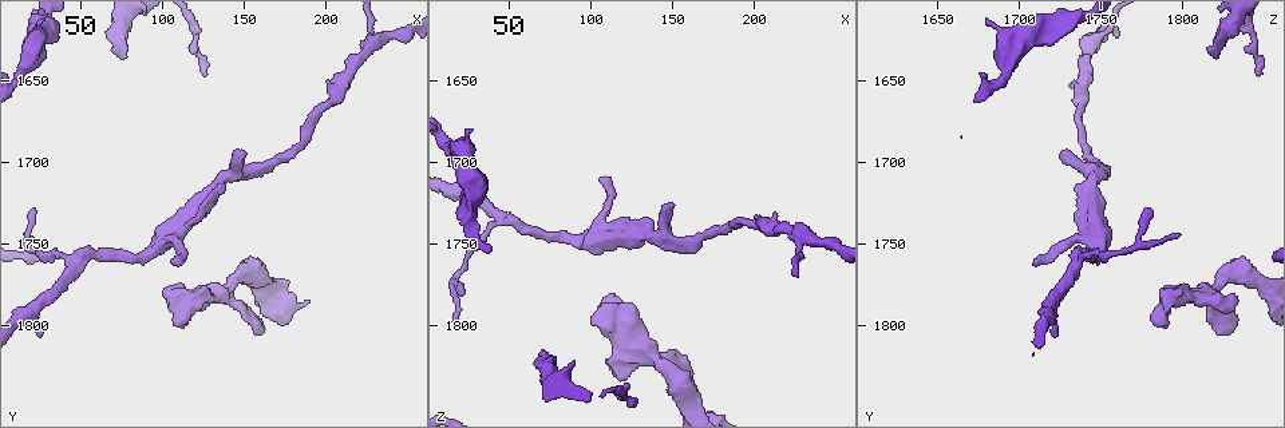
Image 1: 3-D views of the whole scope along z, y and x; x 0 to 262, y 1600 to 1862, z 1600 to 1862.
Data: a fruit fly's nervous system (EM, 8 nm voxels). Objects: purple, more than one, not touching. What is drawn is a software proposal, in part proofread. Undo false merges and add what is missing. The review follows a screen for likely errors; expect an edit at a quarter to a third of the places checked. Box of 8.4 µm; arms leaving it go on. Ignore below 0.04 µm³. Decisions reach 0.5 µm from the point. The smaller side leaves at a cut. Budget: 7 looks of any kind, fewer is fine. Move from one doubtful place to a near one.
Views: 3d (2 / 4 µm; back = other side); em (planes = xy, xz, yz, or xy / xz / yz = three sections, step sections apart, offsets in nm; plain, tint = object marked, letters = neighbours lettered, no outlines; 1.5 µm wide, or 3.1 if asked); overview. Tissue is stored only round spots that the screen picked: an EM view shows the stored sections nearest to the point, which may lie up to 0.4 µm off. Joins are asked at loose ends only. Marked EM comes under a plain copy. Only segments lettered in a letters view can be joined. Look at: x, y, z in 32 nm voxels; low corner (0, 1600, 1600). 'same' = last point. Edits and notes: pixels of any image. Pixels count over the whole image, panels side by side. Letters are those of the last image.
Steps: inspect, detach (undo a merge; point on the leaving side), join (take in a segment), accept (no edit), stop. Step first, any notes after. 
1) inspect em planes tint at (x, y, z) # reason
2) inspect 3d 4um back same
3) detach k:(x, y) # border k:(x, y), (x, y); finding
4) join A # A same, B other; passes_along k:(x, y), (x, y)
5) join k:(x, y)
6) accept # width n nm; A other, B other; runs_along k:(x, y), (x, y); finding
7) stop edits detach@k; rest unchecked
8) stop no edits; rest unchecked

inspect 3d 4um at (162, 1806, 1830)

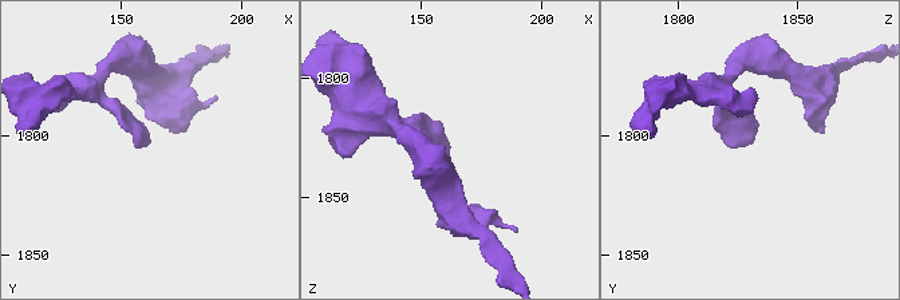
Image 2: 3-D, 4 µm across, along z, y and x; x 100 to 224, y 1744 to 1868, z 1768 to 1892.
inspect em xz step 8 tint at (160, 1805, 1828)

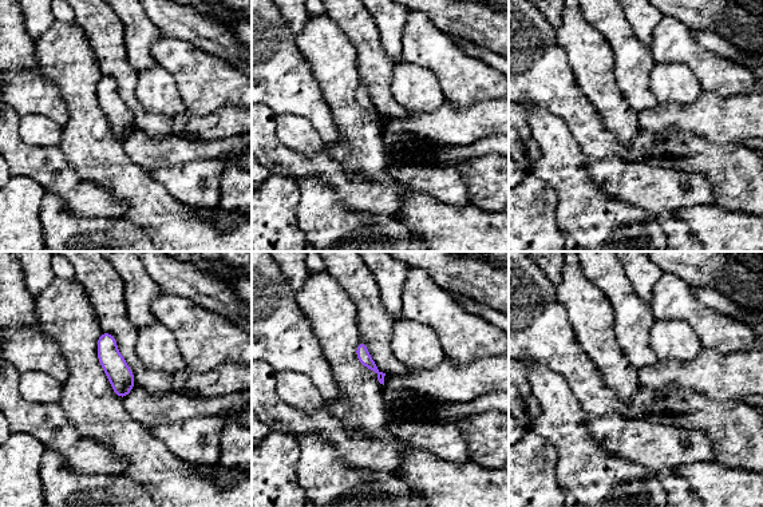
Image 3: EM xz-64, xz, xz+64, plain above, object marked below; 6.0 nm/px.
inspect em planes letters same # cut it another way

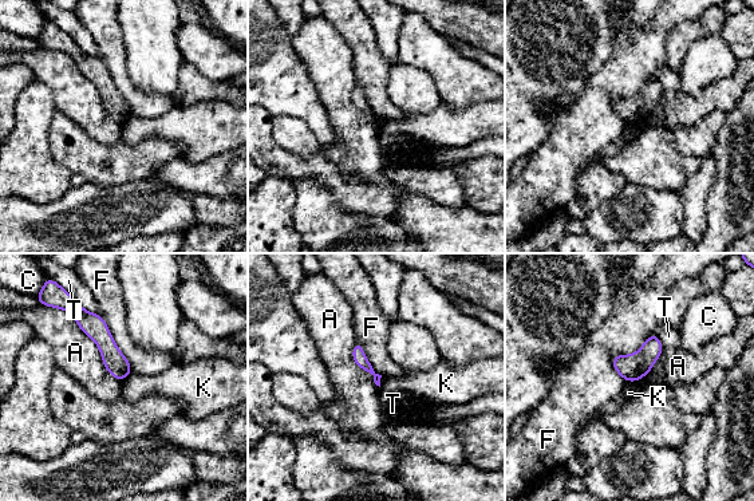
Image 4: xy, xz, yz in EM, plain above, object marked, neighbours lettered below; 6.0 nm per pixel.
accept # longest_contact A 550 nm; A other, C other, F other, K other, T other; none of them fits

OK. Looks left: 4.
inspect 3d 2um at (106, 1762, 1710) # tapers out

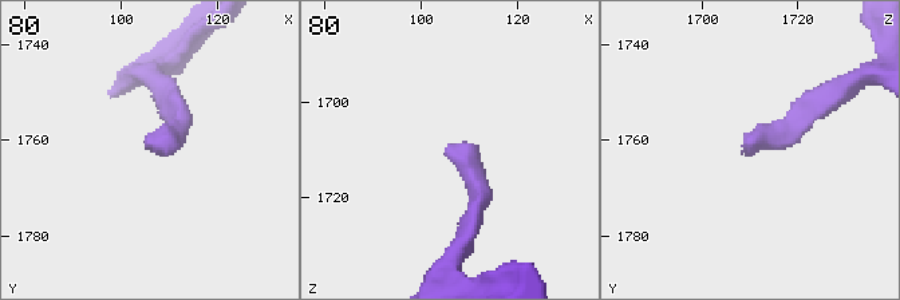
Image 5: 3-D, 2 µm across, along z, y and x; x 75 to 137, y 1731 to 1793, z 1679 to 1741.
inspect em planes letters at (106, 1762, 1708)

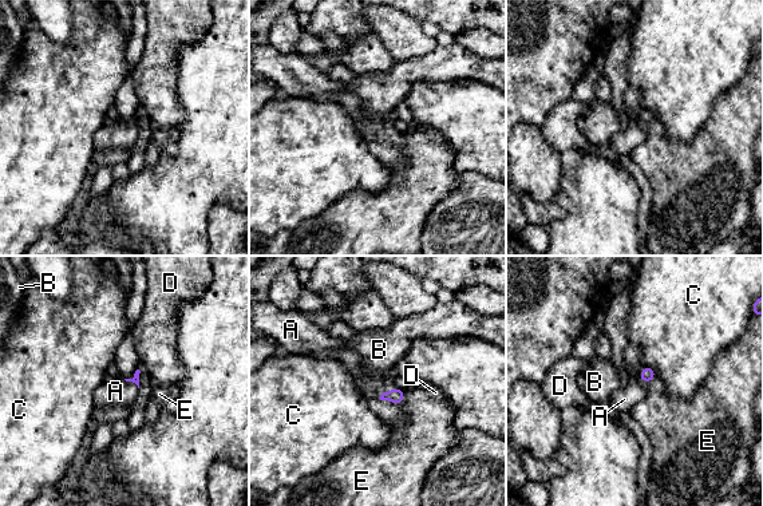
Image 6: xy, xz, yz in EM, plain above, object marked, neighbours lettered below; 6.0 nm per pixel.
join A # A same, B other, C other, D other, E other; passes_along 6:(396, 395), (386, 392), (374, 386); it goes on there

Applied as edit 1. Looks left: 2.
stop edits join@6; rest unchecked

